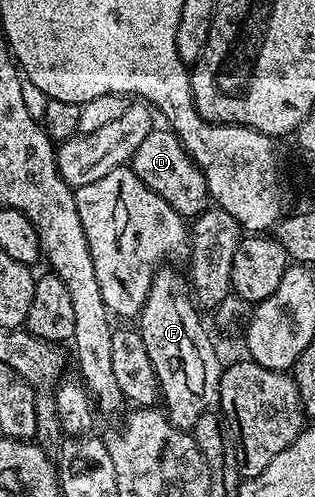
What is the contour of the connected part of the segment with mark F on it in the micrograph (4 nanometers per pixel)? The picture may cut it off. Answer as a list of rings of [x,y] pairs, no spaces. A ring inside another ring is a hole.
[[[160,268],[138,315],[142,344],[146,344],[150,364],[154,364],[154,372],[160,381],[163,413],[179,430],[187,431],[191,431],[198,418],[220,401],[222,361],[214,351],[208,350],[212,346],[212,338],[200,323],[196,310],[198,306],[185,277],[183,280],[176,268]],[[200,350],[208,350],[204,358]]]

